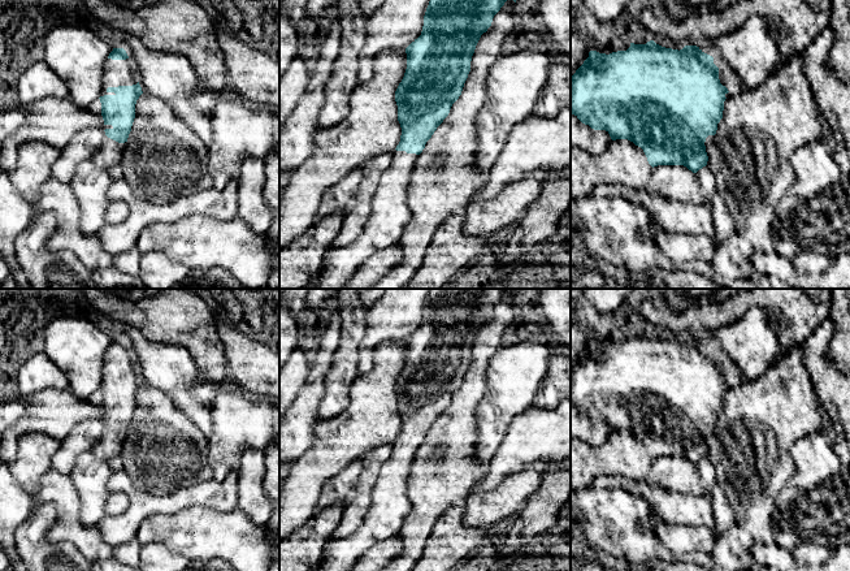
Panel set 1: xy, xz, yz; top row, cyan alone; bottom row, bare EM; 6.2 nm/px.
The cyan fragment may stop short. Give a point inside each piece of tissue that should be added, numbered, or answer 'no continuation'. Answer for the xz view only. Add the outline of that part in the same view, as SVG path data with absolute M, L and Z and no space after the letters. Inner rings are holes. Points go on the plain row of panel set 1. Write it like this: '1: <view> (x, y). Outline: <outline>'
1: xz (389, 506). Outline: M393 442L389 459L373 471L376 483L365 519L350 536L326 544L320 571L350 571L377 542L398 535L412 507L407 486L417 449L416 445Z

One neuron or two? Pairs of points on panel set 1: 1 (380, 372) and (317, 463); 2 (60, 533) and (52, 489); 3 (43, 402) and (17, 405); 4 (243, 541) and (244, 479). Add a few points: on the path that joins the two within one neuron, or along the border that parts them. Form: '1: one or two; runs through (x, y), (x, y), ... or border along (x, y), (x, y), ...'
1: one; runs through (373, 394), (373, 407), (339, 441)
2: one; runs through (64, 523), (63, 500)
3: two; border along (21, 396), (25, 403), (25, 412), (13, 424)
4: two; border along (237, 507), (254, 523), (265, 527)

